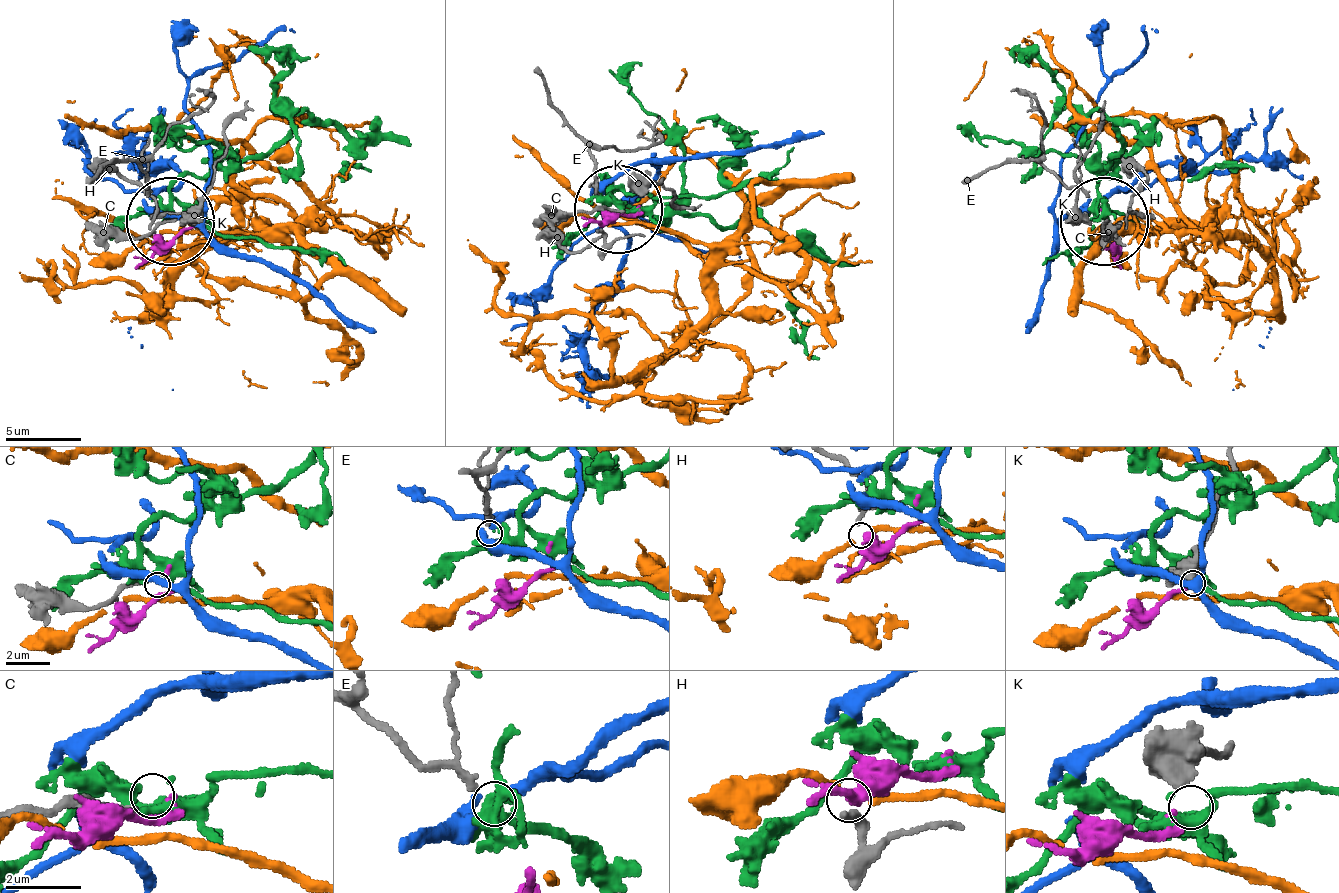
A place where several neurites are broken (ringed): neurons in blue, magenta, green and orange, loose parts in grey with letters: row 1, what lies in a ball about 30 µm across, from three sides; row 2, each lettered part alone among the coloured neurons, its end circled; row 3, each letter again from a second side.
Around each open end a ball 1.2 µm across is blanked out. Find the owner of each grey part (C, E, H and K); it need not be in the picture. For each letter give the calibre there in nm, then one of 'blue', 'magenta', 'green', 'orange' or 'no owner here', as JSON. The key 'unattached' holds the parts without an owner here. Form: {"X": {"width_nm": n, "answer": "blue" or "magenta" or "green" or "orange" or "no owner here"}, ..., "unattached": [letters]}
{"C": {"width_nm": 190, "answer": "no owner here"}, "E": {"width_nm": 140, "answer": "no owner here"}, "H": {"width_nm": 200, "answer": "orange"}, "K": {"width_nm": 500, "answer": "magenta"}, "unattached": ["C", "E"]}

